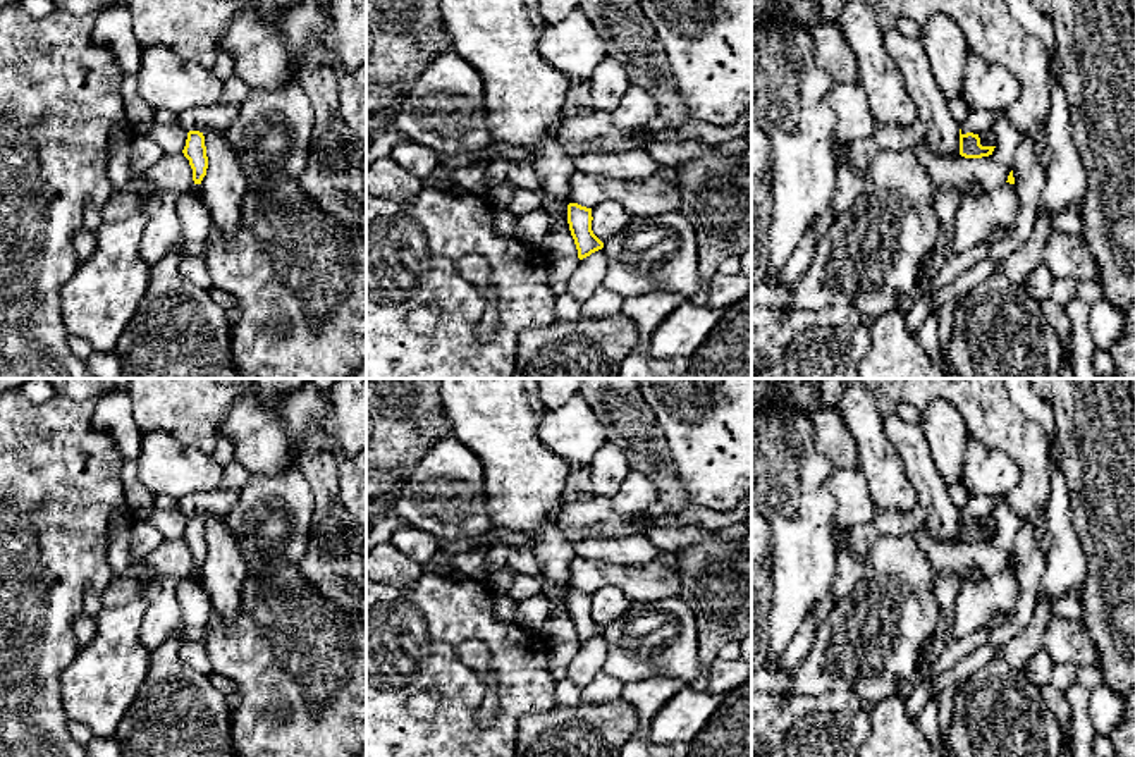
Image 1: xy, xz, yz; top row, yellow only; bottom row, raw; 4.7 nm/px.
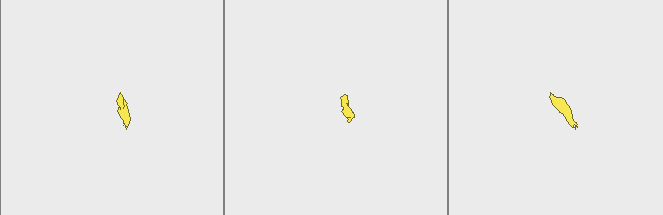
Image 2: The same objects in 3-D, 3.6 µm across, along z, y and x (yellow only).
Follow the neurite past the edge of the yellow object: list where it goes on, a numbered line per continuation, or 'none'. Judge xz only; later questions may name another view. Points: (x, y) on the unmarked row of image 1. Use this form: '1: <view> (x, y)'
none

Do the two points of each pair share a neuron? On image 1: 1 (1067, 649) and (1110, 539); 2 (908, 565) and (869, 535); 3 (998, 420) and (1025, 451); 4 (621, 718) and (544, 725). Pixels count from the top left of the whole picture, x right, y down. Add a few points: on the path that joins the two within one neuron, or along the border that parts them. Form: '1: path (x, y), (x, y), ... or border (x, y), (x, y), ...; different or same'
1: border (1082, 618), (1098, 658); different
2: border (877, 535), (865, 560), (865, 570), (858, 578); different
3: path (1005, 427), (1022, 444); same
4: path (602, 723), (563, 723); same

